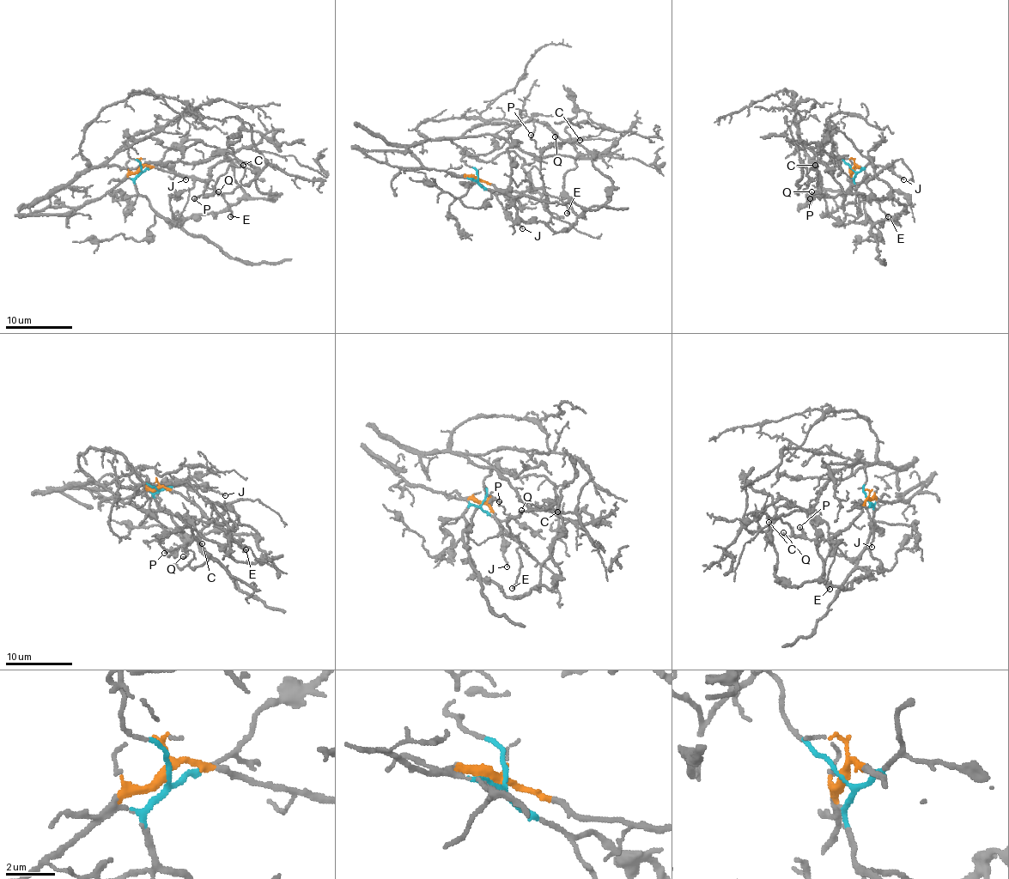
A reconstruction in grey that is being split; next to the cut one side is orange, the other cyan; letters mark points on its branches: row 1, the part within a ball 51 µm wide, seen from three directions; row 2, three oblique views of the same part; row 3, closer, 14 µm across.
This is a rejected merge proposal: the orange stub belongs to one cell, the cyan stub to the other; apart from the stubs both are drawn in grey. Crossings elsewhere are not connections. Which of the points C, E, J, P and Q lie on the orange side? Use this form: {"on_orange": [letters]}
{"on_orange": ["C", "E", "P", "Q"]}

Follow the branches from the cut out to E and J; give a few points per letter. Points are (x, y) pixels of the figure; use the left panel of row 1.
E: (141, 169), (144, 166), (158, 166), (166, 171), (203, 179), (225, 200), (230, 216)
J: (141, 169), (146, 171), (160, 165), (167, 166), (186, 179)

